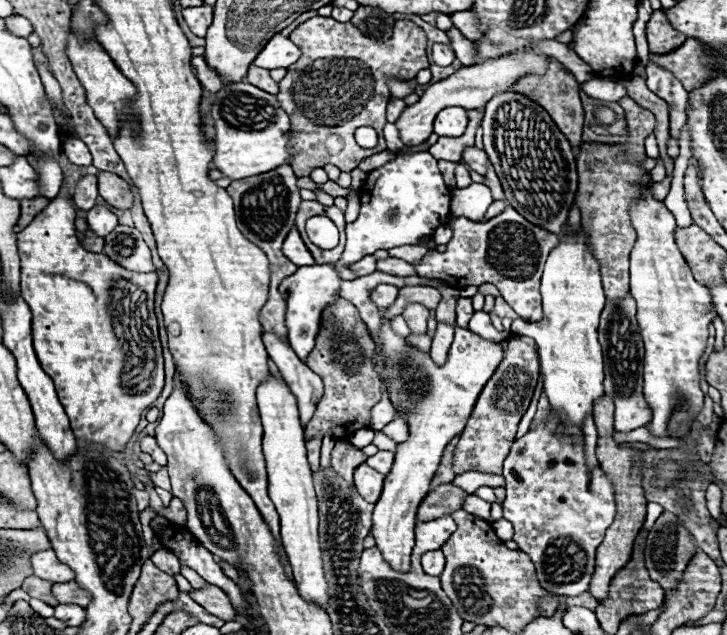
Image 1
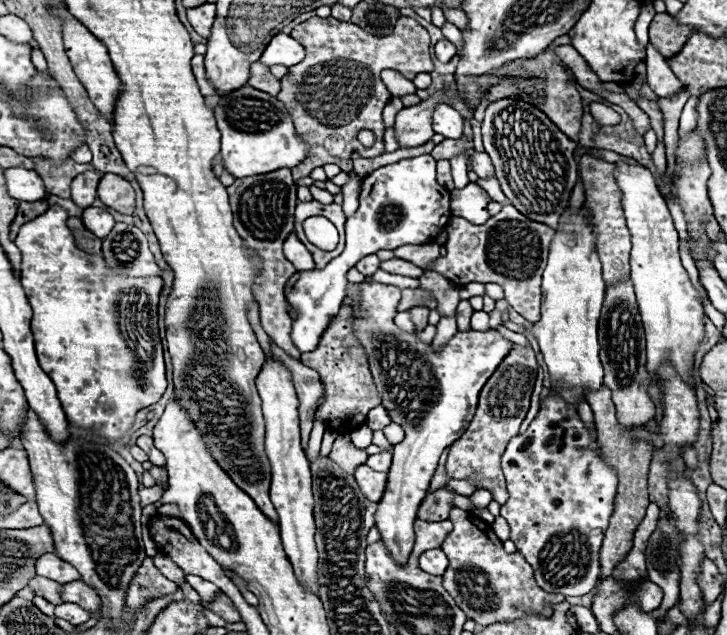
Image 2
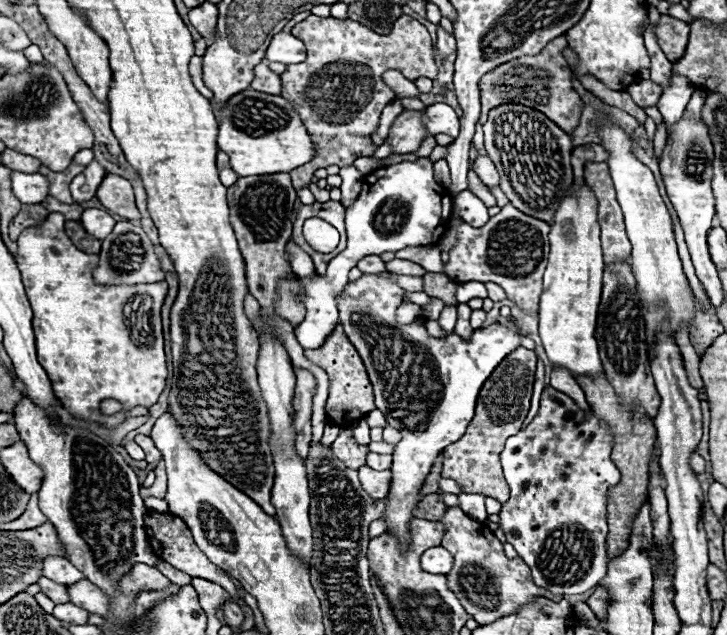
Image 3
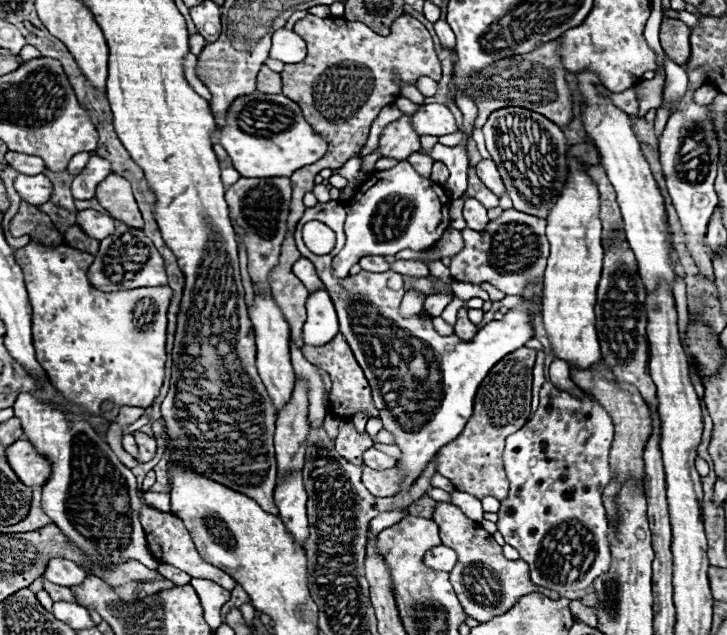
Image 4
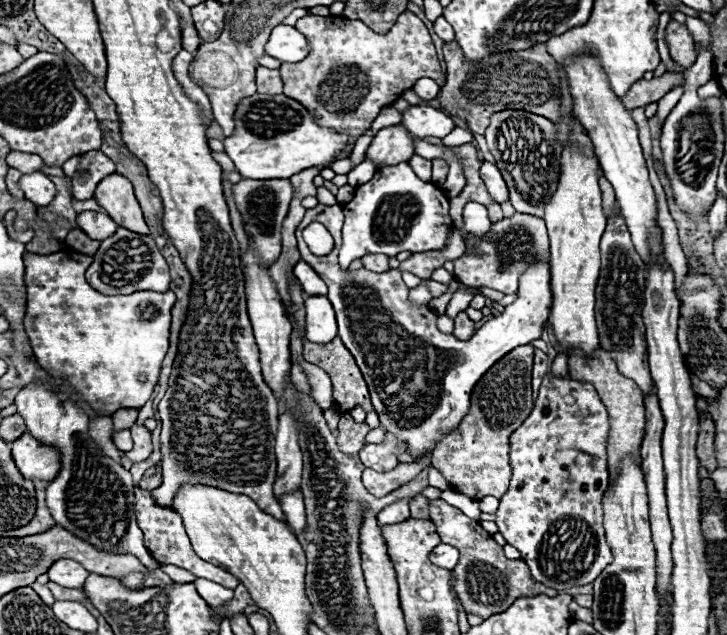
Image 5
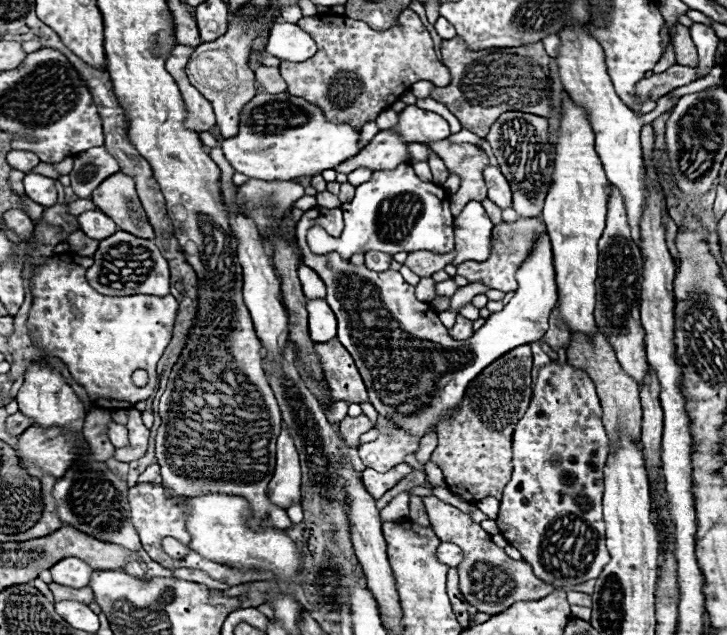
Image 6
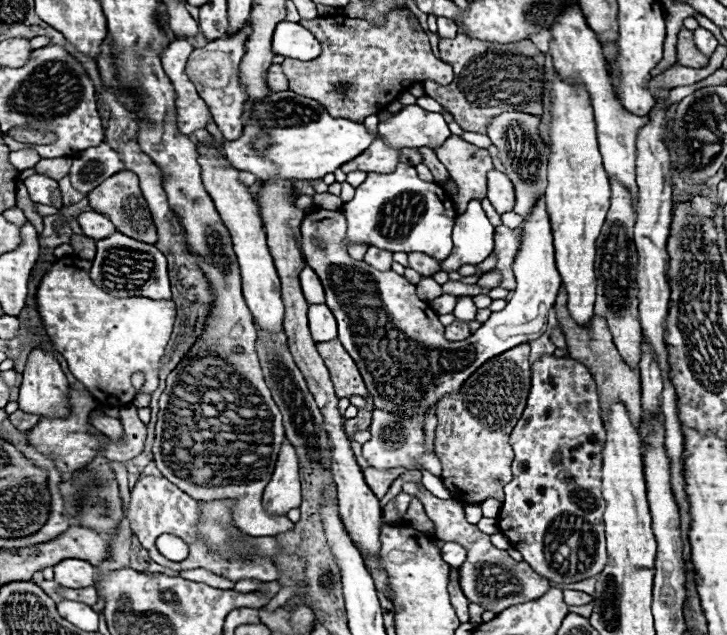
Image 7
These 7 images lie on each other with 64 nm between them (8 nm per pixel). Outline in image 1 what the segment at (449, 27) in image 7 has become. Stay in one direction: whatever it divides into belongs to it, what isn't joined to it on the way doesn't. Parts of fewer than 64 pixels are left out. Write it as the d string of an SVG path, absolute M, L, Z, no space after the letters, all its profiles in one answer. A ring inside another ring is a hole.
M434 44L432 46L432 60L438 66L450 66L454 62L454 52L446 44Z

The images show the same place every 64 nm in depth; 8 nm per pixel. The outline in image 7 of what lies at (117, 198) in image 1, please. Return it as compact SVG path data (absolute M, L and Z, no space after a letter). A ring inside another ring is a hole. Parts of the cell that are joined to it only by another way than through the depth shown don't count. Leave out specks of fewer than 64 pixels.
M122 170L120 174L112 174L108 180L104 180L100 186L96 186L90 194L88 194L88 200L90 200L90 206L92 210L96 212L102 212L104 216L108 216L118 232L130 236L130 238L136 238L140 242L150 242L154 244L158 240L158 234L156 234L156 226L152 222L152 216L148 212L148 206L142 198L142 192L138 188L138 178L136 174L132 172L126 172Z

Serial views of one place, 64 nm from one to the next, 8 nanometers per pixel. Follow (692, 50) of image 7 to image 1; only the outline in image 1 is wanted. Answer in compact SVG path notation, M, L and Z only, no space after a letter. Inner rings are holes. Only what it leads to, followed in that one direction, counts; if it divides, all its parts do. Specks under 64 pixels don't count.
M654 10L650 20L646 22L646 38L650 44L650 52L656 54L668 54L686 42L686 36L670 26L662 10Z

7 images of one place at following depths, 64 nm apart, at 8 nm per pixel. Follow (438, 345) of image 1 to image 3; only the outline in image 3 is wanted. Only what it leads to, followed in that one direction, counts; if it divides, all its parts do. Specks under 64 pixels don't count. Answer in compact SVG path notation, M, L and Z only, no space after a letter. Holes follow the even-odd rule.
M444 308L440 318L438 318L442 330L444 330L444 336L452 334L454 332L454 324L456 324L456 308Z

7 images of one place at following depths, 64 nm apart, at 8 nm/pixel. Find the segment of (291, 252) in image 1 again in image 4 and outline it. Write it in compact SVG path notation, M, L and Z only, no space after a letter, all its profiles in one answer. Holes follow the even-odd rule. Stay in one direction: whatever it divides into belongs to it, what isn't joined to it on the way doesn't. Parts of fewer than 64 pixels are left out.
M300 258L298 262L294 262L292 272L294 272L302 282L304 282L304 286L306 286L308 290L318 290L320 286L324 286L322 280L320 280L318 274L316 274L312 262L310 262L308 258Z

